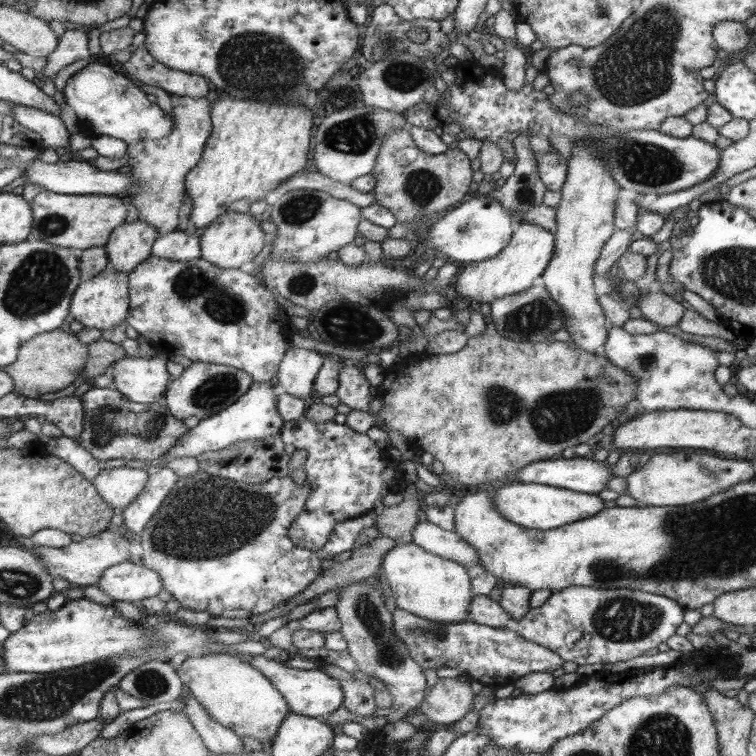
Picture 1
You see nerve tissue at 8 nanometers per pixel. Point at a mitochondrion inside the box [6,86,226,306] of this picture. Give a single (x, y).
(52, 225)

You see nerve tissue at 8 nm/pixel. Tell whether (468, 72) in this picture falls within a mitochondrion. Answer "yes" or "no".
no

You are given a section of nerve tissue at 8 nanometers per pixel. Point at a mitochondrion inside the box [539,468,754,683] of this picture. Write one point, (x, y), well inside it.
(618, 619)

